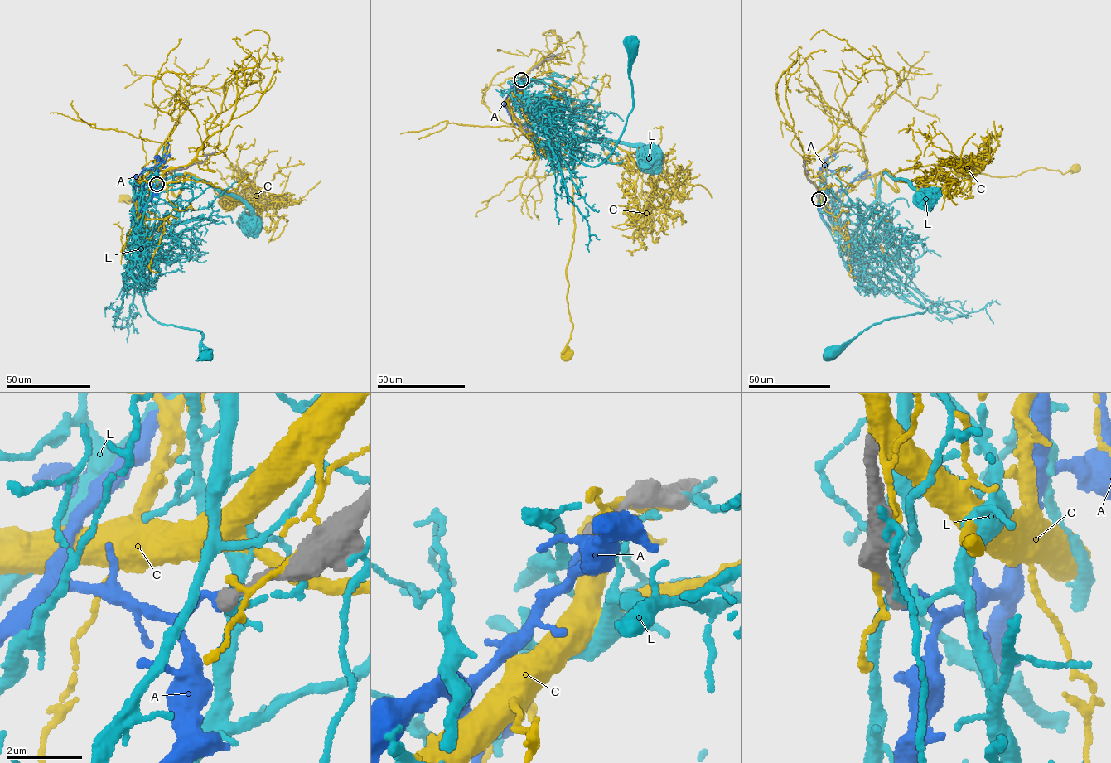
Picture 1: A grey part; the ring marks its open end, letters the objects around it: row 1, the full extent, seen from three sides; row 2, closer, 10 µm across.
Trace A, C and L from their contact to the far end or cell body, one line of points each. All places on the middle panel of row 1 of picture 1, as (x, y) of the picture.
A: (520, 79), (510, 89), (504, 105), (514, 123), (538, 129)
C: (522, 78), (508, 108), (530, 139), (562, 158), (572, 181), (573, 240), (566, 274), (572, 328), (567, 356)
L: (521, 79), (519, 95), (534, 111), (531, 121), (559, 148), (597, 166), (615, 146), (632, 108), (633, 41)

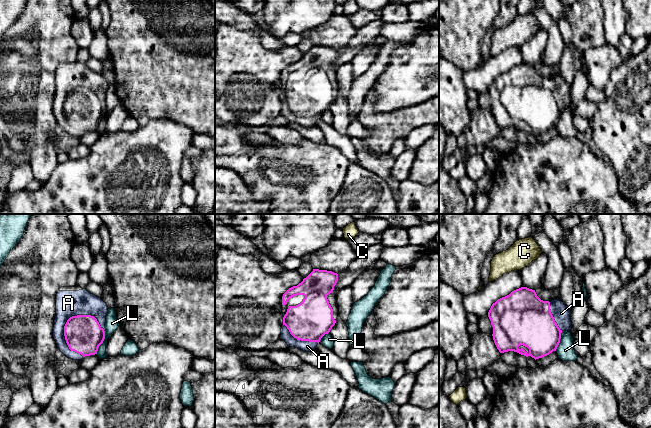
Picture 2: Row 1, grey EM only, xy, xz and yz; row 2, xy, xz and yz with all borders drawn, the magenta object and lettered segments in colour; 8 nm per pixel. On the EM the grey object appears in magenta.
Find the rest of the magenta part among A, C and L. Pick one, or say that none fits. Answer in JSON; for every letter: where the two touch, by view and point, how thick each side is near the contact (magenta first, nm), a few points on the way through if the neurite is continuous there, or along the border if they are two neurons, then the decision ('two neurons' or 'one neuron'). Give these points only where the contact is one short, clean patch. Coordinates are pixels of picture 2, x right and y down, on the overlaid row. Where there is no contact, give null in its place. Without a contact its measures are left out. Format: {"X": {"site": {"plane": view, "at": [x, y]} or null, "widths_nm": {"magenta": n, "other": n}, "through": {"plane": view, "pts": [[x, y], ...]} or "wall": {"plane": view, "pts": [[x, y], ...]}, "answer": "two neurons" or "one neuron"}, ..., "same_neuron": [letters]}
{"A": {"site": {"plane": "xy", "at": [64, 330]}, "widths_nm": {"magenta": 300, "other": 200}, "answer": "one neuron"}, "C": {"site": null, "answer": "two neurons"}, "L": {"site": {"plane": "xy", "at": [102, 342]}, "widths_nm": {"magenta": 300, "other": 100}, "wall": {"plane": "xy", "pts": [[104, 329], [104, 340], [96, 354]]}, "answer": "two neurons"}, "same_neuron": ["A"]}

